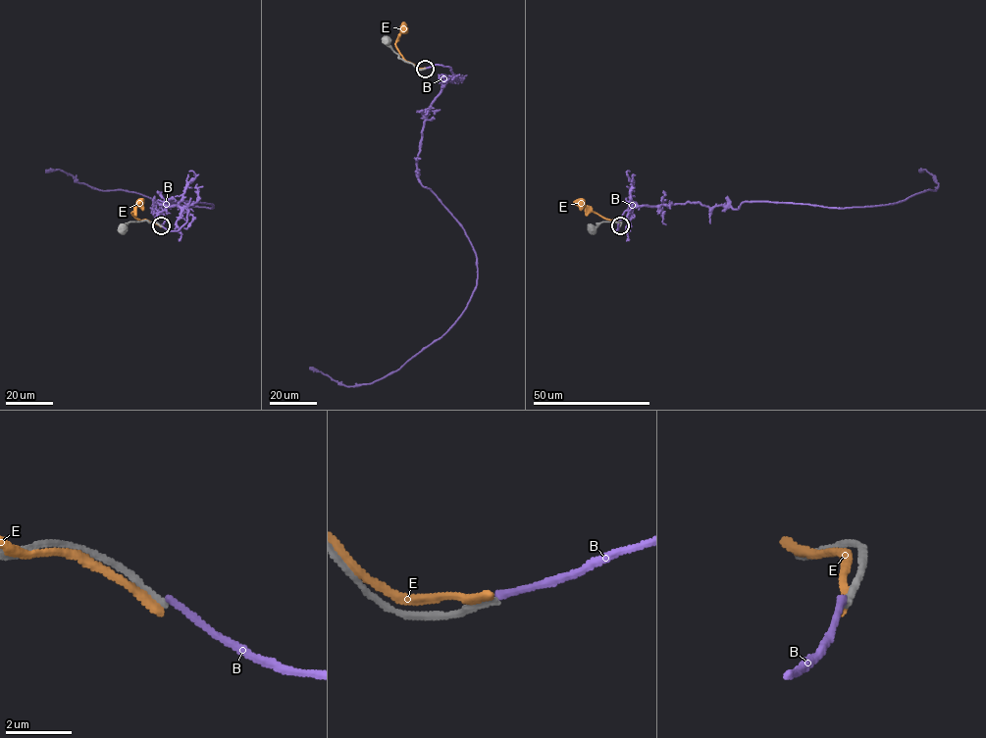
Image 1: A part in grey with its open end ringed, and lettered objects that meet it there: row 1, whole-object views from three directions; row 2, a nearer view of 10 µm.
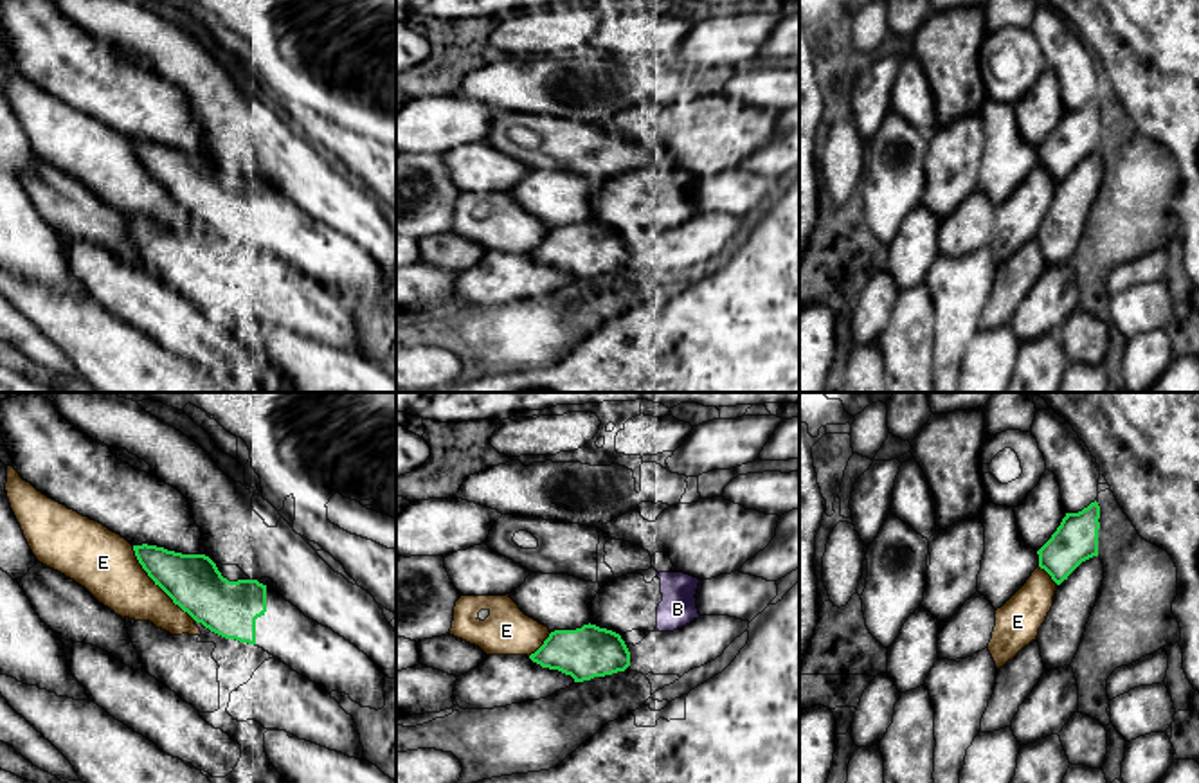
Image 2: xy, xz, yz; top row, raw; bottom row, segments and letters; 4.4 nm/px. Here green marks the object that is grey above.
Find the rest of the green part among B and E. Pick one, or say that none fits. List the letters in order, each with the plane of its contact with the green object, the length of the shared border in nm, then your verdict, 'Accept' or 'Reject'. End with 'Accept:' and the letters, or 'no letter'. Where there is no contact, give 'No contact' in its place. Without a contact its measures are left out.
B: No contact. Reject
E: Touches green in xy. Shared border 440 nm. Reject
Accept: no letter

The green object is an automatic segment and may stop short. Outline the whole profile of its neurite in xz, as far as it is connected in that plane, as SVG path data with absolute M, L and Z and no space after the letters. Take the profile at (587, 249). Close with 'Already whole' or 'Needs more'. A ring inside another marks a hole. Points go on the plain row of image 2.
M590 220L576 227L551 229L529 256L542 265L571 272L574 279L625 268L630 263L630 248L621 232Z. Already whole

